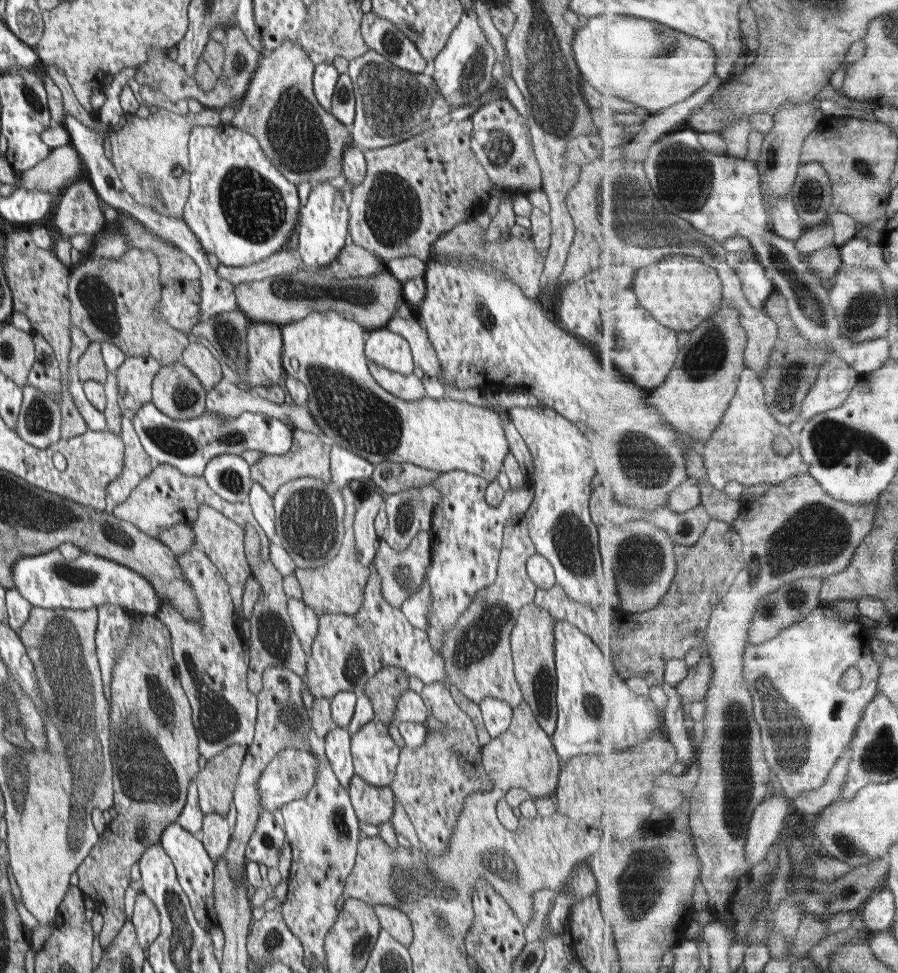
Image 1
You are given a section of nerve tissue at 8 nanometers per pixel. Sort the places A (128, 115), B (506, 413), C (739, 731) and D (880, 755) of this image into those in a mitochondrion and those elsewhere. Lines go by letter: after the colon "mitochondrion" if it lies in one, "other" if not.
A: other
B: other
C: mitochondrion
D: mitochondrion

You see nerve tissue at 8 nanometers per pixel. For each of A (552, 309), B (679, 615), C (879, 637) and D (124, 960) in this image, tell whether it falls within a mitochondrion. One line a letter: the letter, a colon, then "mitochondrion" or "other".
A: other
B: other
C: other
D: mitochondrion

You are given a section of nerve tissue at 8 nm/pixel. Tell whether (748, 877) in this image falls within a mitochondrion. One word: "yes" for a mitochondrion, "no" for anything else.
no

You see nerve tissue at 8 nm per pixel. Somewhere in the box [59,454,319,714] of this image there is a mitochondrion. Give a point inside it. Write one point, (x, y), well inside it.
(275, 632)

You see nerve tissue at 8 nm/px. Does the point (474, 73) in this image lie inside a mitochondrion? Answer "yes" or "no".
yes

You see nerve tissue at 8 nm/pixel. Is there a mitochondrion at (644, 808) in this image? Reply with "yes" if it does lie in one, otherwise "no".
no

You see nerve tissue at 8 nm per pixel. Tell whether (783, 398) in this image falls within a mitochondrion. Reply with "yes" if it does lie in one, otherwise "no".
yes

